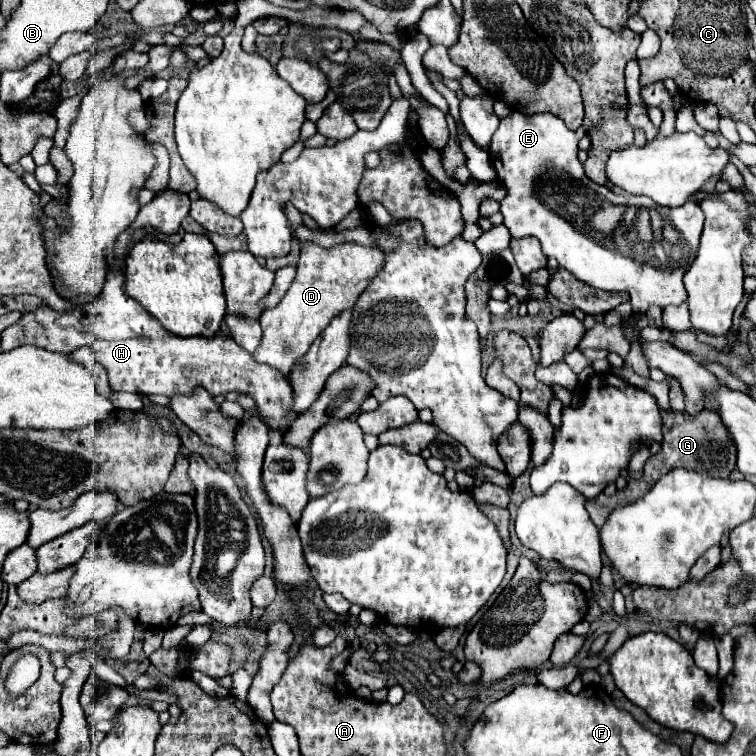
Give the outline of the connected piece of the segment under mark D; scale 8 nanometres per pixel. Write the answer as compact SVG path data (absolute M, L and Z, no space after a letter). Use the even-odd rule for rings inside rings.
M306 240L300 248L300 258L296 264L296 278L288 288L282 302L274 308L264 310L260 316L262 342L254 352L256 362L270 364L280 372L288 374L296 358L304 356L318 334L330 324L334 316L342 310L352 308L358 296L368 288L372 278L384 268L384 252L372 246L358 242L344 242L332 248L322 248L320 244ZM284 348L292 348L292 354L286 354Z

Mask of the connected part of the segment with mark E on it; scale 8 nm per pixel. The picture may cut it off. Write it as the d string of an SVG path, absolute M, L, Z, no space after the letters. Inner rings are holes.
M512 112L510 116L506 116L506 118L500 120L500 128L496 130L496 136L492 136L490 160L492 160L494 168L496 168L498 182L506 188L506 198L500 202L500 212L504 216L504 226L510 230L512 238L526 238L526 236L538 238L540 244L542 244L544 256L556 258L558 266L564 268L564 270L568 270L568 272L572 272L578 280L582 280L582 282L586 282L586 284L590 284L594 288L600 288L600 290L626 290L630 294L630 298L632 298L634 312L646 312L650 304L658 304L660 308L664 308L668 304L680 304L680 302L684 302L686 300L686 290L684 290L682 276L688 270L688 264L696 258L696 248L698 248L698 240L700 240L700 232L702 232L702 224L704 224L704 212L702 212L700 204L694 202L694 200L686 200L678 208L666 208L666 206L660 206L654 200L644 198L644 196L630 196L628 194L628 198L616 198L616 194L610 188L598 186L596 182L588 180L588 176L584 174L584 166L578 160L578 142L584 136L586 136L584 126L580 126L576 132L572 132L572 130L566 128L566 124L560 118L556 118L552 114L534 114L530 118L528 114ZM608 200L622 200L622 202L618 202L618 206L610 206L610 212L608 212ZM642 212L650 212L650 216L652 216L652 212L658 212L658 220L650 220L650 226L648 226L648 222L642 222L642 224L646 224L646 228L652 228L652 232L640 228L640 216L642 216Z

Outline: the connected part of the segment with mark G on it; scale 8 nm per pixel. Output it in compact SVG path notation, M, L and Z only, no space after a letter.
M702 410L698 416L688 416L684 414L676 414L676 412L662 412L662 420L664 420L664 440L662 440L662 450L656 456L650 456L646 466L644 466L644 476L640 480L628 480L628 486L622 492L616 492L614 496L596 496L592 500L586 500L586 510L590 514L590 520L602 528L602 524L606 522L608 514L616 508L616 506L626 506L636 502L638 498L642 498L664 474L668 474L674 468L696 468L696 470L704 470L710 476L728 476L734 468L736 468L736 446L732 444L732 440L728 440L726 428L720 420L720 416L716 416L716 412L712 410Z

